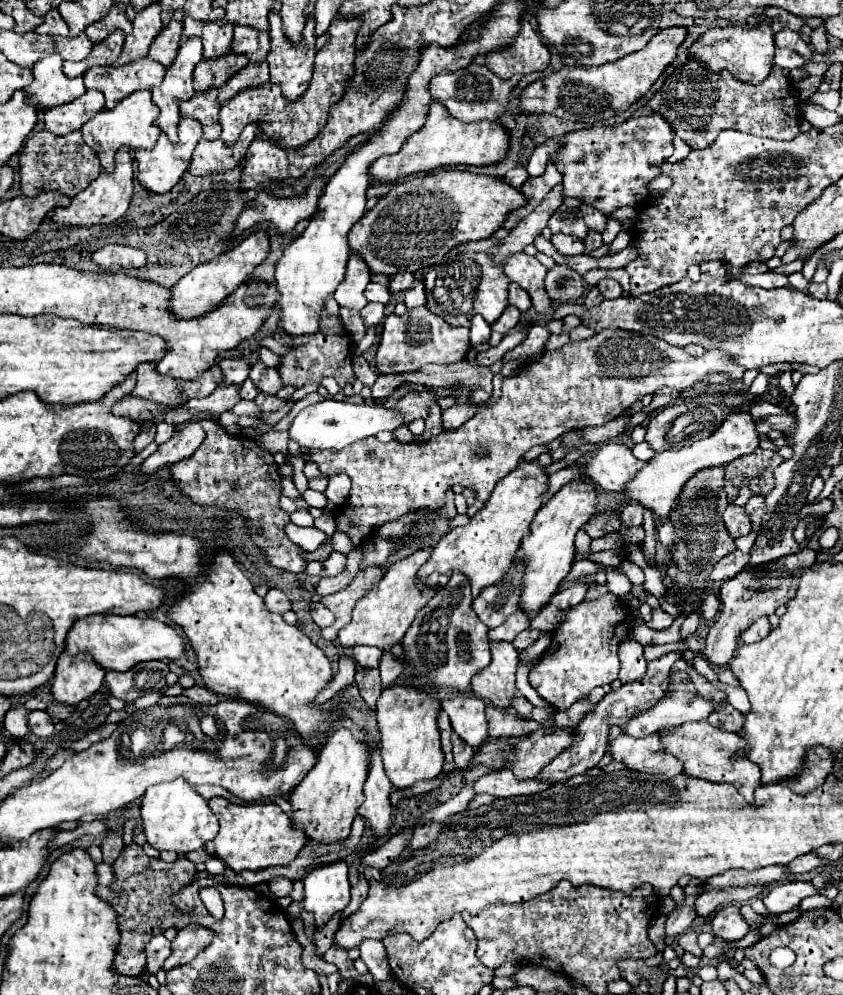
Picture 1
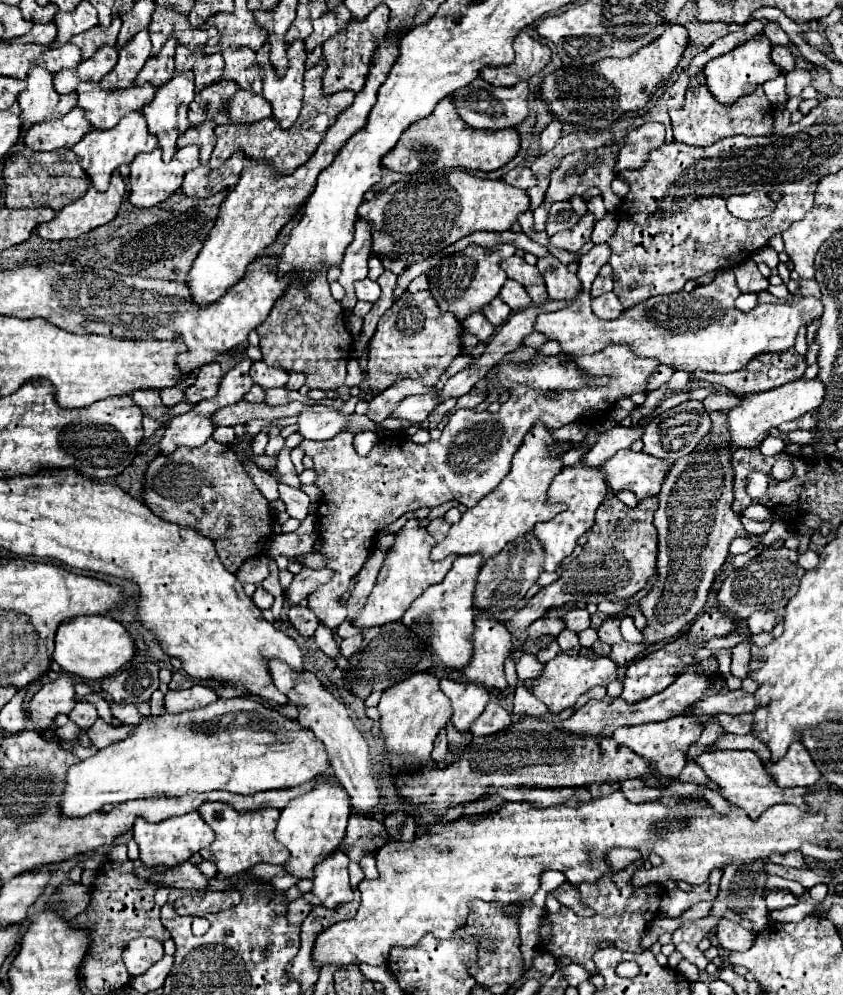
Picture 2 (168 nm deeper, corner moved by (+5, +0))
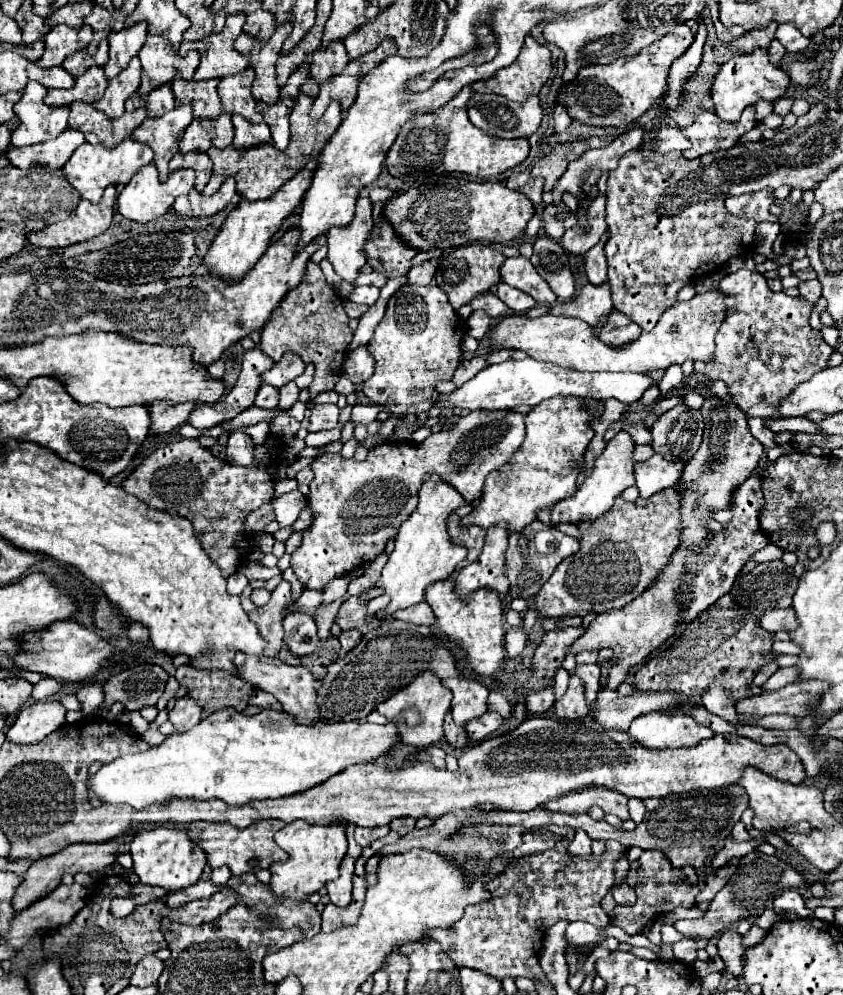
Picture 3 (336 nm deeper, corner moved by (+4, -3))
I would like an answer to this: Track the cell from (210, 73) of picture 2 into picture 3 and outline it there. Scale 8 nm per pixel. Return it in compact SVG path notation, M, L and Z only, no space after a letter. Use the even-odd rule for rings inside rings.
M172 81L172 93L180 103L192 103L194 119L216 119L220 115L220 99L216 85L220 81Z

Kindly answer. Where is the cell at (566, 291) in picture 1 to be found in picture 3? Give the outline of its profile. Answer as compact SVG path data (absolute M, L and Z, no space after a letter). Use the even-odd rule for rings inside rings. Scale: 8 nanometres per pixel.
M536 237L530 261L558 299L570 299L574 295L574 277L568 265L568 253L560 243L548 237Z

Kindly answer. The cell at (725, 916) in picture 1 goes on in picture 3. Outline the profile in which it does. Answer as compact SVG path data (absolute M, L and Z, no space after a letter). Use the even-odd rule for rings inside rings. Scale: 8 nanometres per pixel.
M726 931L722 933L722 937L718 939L718 955L722 957L724 965L726 965L726 973L732 975L742 975L742 937L736 931Z

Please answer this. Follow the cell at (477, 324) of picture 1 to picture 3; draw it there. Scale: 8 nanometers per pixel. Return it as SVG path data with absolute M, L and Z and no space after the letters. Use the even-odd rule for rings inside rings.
M474 311L466 323L468 323L468 333L472 337L476 337L478 341L486 337L486 333L490 331L490 325L492 325L490 317L484 311Z

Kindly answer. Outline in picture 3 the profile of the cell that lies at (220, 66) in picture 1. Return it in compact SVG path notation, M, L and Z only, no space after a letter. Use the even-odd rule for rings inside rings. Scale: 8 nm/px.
M220 117L216 121L192 121L178 145L178 153L190 153L200 151L206 153L210 147L224 149L232 145L234 139L234 127L232 117Z

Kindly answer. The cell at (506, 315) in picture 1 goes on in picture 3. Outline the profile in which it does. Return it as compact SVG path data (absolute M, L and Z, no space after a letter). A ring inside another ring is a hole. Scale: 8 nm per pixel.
M490 292L476 295L470 302L470 305L473 311L484 309L492 319L500 319L500 317L508 315L508 307Z

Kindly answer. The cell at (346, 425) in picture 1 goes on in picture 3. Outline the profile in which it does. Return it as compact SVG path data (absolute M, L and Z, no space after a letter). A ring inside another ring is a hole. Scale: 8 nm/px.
M522 359L522 361L504 361L500 365L490 365L482 369L474 379L464 383L460 389L456 389L450 395L442 395L436 407L460 407L460 409L512 409L518 405L538 405L550 397L556 395L576 395L576 397L590 397L598 401L606 401L610 397L630 405L634 401L640 401L644 391L648 387L656 385L656 381L650 375L644 373L580 373L576 369L564 369L558 365L548 365L544 361L536 359Z

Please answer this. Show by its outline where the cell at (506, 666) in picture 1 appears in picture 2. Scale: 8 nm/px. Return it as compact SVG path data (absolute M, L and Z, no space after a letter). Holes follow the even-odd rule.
M477 616L475 620L475 658L467 664L467 670L463 674L485 688L491 690L505 690L505 674L503 674L503 662L507 654L513 648L511 634L505 630L503 622L497 618L483 618Z

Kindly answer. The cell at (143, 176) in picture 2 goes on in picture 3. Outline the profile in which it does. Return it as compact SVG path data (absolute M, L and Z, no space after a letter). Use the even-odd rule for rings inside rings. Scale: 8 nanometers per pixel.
M150 163L150 165L146 165L144 171L136 173L136 177L132 177L132 181L120 191L120 195L116 199L116 209L118 209L120 215L124 215L130 221L148 223L148 221L154 221L160 215L168 213L170 207L172 207L172 203L174 203L174 199L178 195L190 193L192 187L194 187L194 173L190 169L180 169L176 173L170 173L168 181L166 183L160 183L158 181L158 173L156 173L156 167Z

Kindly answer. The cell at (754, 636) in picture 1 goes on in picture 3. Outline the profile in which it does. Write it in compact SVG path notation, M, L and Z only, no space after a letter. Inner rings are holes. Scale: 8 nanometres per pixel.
M788 607L788 609L772 609L772 611L766 611L760 617L760 625L770 633L792 631L792 629L798 627L798 619L796 619L796 613L794 613L792 607Z

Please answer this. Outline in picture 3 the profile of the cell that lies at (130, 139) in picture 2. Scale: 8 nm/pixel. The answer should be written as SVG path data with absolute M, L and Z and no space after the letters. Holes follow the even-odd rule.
M130 137L124 139L120 145L116 145L114 149L104 149L104 145L88 145L82 143L72 157L68 159L68 163L62 167L66 181L80 193L82 199L86 201L100 201L104 189L108 185L128 185L130 179L148 163L152 163L152 149L148 149L148 145L140 145L138 141L132 141Z

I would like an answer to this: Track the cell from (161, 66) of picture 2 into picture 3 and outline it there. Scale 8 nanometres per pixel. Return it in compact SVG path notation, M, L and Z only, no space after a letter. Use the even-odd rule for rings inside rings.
M164 85L164 89L154 89L154 93L148 93L148 97L140 97L138 93L134 93L128 99L126 111L134 111L144 107L148 111L148 117L162 117L164 113L172 111L176 105L176 99L172 95L170 85Z

